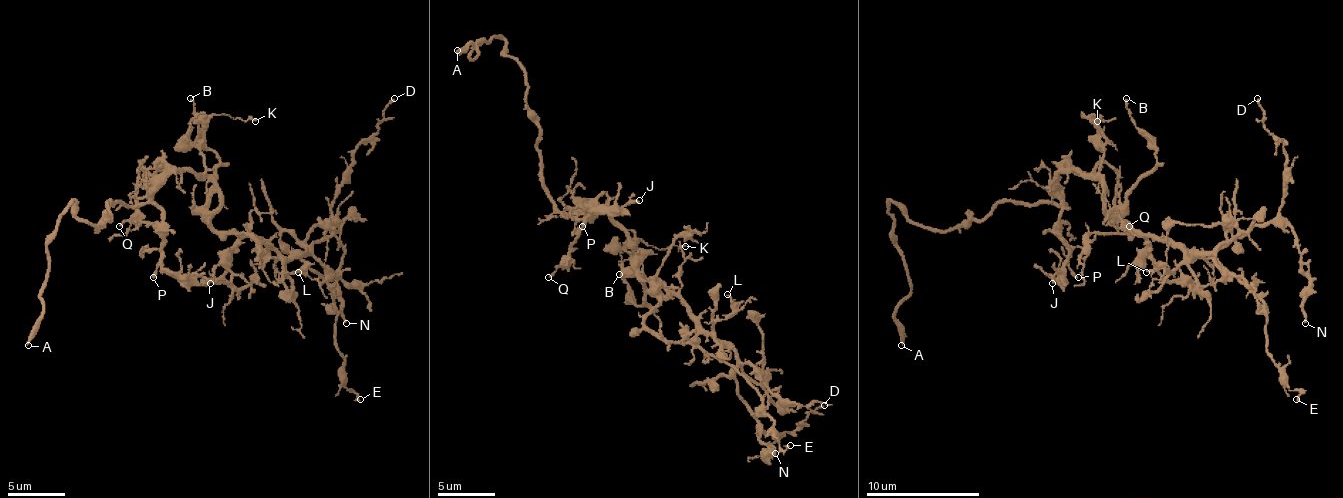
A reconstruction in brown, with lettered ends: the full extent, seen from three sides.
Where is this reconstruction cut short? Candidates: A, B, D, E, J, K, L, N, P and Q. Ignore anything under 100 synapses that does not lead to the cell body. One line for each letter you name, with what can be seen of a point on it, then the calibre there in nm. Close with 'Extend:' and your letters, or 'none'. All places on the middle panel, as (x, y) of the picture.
A: Place: (457, 50). Thickness 240 nm
Extend: A

